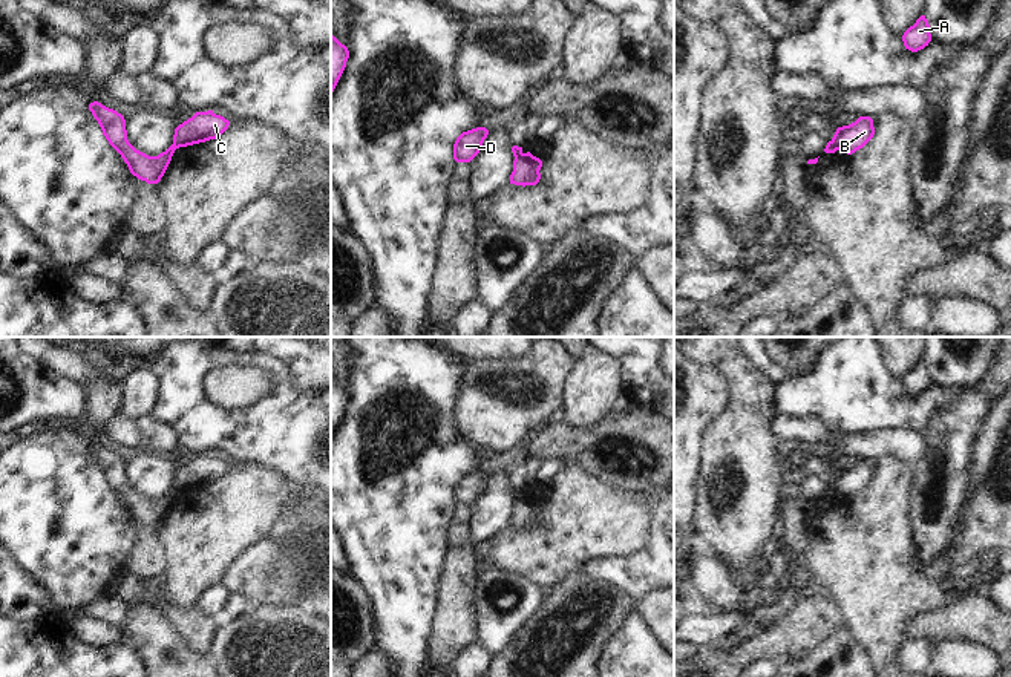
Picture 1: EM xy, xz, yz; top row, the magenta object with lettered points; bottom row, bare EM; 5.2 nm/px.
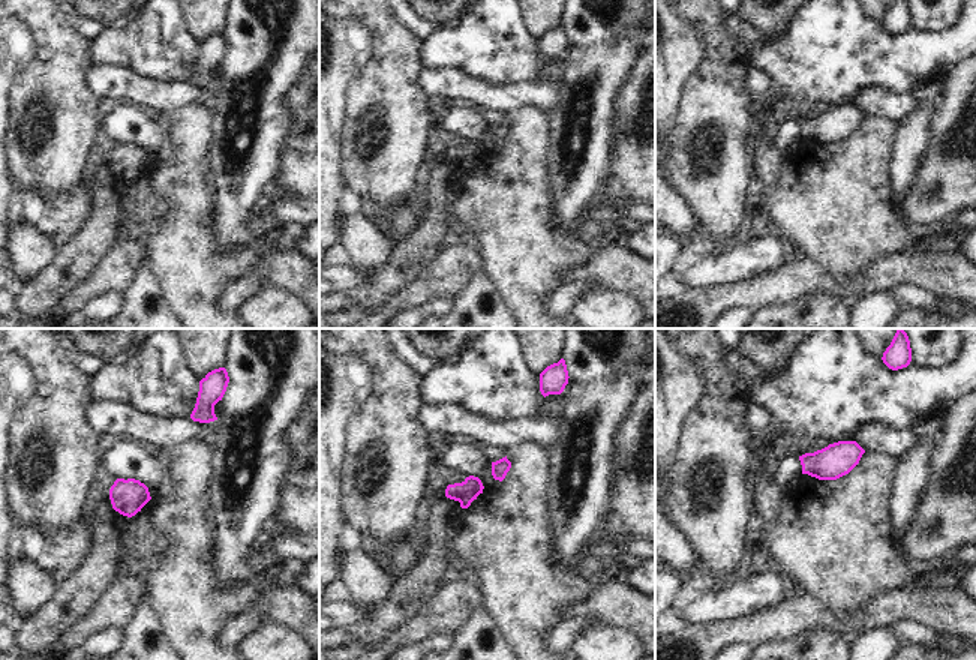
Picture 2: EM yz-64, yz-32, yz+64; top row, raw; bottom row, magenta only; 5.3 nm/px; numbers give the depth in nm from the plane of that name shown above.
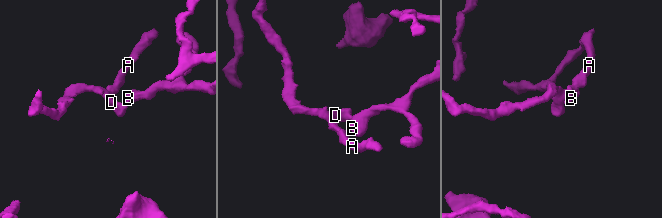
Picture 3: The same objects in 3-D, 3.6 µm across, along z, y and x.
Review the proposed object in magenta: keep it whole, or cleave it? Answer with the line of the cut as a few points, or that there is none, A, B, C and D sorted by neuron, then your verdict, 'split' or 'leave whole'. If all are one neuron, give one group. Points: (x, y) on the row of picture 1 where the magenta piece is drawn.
cut in xy along (172, 144), (175, 149); A D / B C; split

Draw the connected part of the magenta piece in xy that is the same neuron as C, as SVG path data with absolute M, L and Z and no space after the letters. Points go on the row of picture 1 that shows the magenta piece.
M213 110L196 112L191 118L175 129L175 149L187 147L219 138L230 126L230 121Z

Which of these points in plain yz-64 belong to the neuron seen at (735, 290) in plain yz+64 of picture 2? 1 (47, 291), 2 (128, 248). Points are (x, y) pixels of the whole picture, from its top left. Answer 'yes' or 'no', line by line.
1: no
2: yes

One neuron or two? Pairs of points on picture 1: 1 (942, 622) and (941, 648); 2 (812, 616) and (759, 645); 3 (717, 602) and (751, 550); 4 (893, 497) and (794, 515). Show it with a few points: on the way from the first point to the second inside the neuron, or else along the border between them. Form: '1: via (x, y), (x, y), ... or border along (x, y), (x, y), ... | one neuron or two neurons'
1: border along (936, 637), (976, 644) | two neurons
2: via (798, 630), (789, 637), (772, 644) | one neuron
3: border along (714, 558), (734, 578) | two neurons
4: border along (806, 518), (806, 546), (798, 553) | two neurons

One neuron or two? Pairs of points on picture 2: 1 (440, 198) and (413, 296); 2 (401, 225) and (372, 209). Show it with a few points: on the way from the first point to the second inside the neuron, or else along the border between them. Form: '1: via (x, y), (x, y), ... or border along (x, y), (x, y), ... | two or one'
1: border along (441, 249), (411, 282), (390, 297) | two
2: via (393, 221), (380, 216) | one

